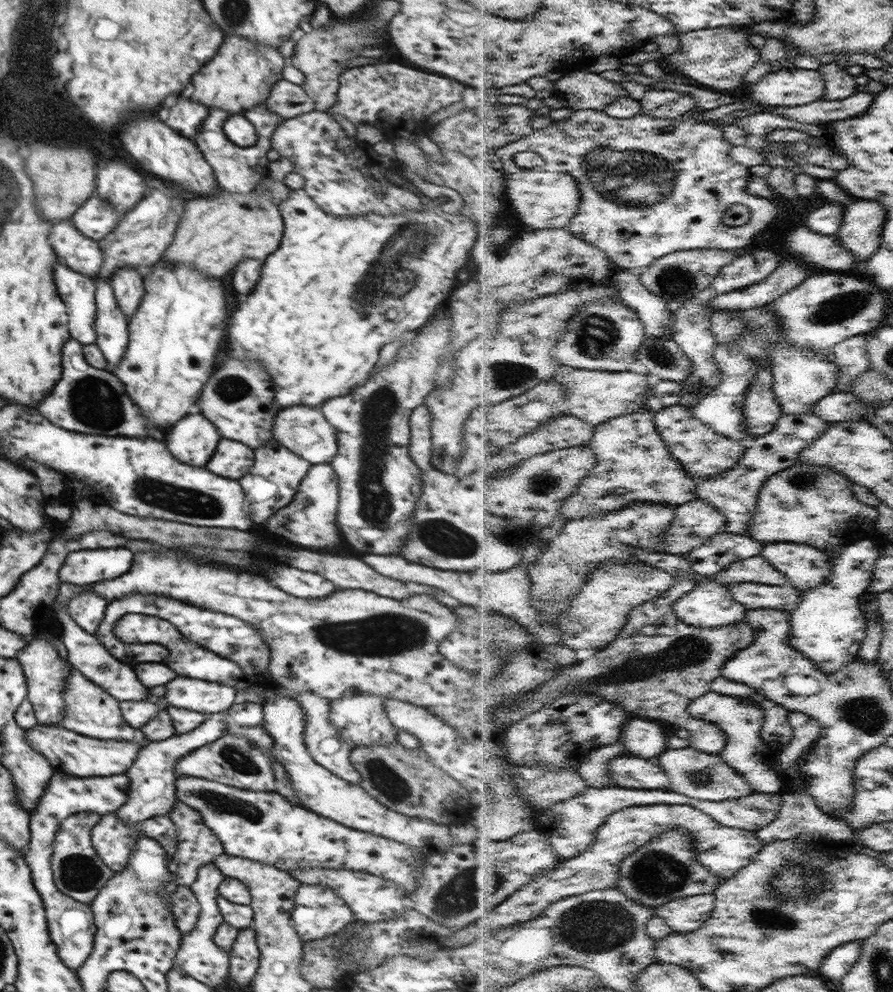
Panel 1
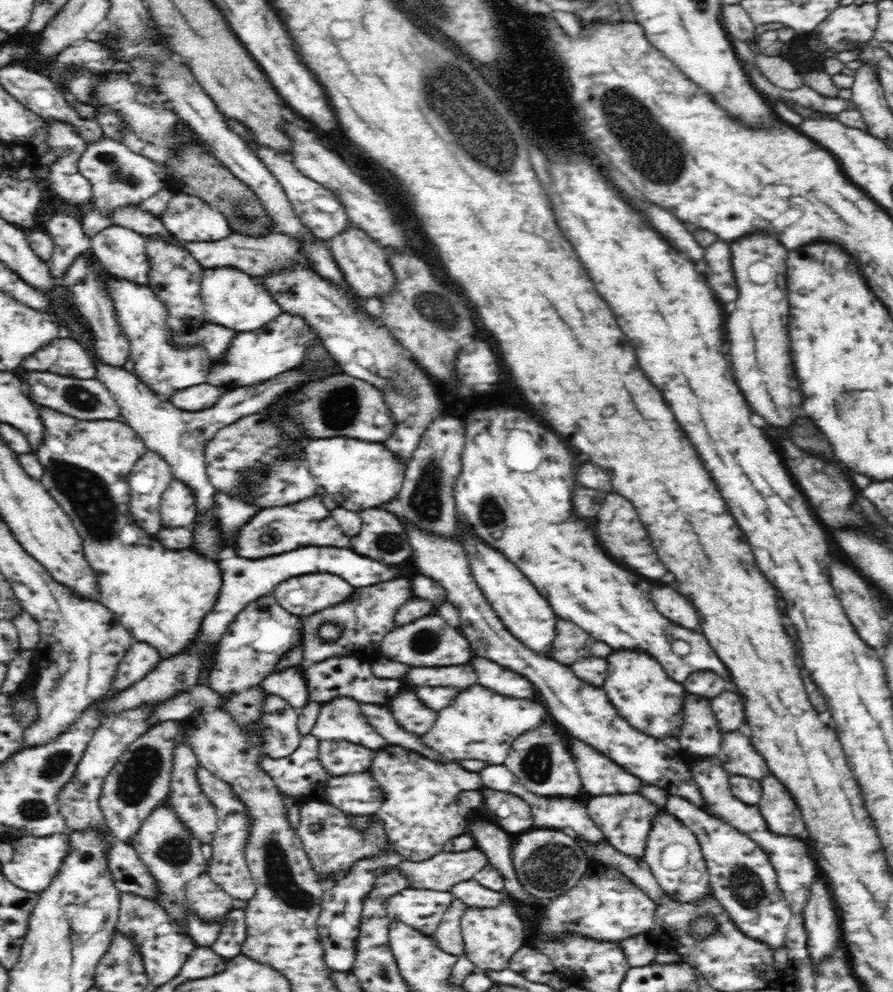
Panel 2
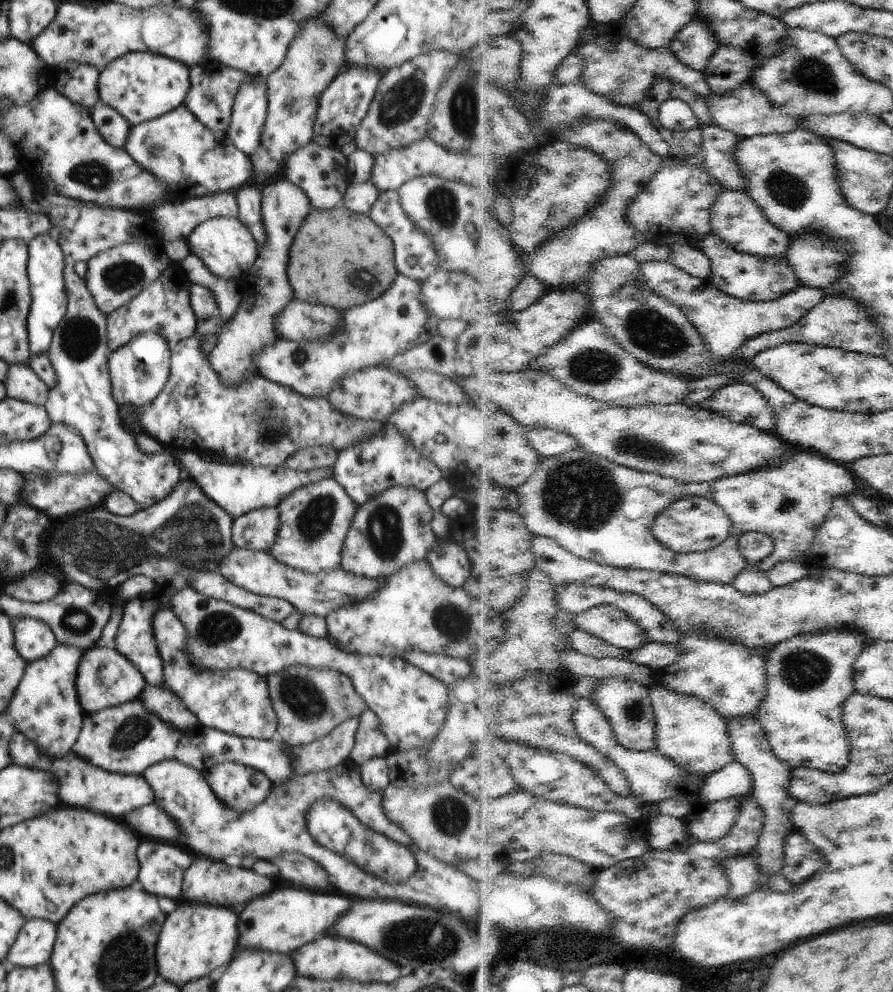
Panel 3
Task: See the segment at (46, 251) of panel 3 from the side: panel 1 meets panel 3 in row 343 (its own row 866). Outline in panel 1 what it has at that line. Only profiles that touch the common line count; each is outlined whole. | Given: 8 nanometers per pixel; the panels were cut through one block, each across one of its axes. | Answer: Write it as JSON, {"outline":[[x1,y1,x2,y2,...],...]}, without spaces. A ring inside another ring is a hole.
{"outline":[[58,771,50,777,42,799,38,801,36,809,32,809,29,814,31,835,23,858,30,868,33,884,42,898,49,935,56,945,58,956,68,968,75,971,91,955,96,925,89,905,77,902,56,888,51,866,56,832,68,816,78,812,106,815,117,811,120,805,128,799,128,791,130,791,130,778,125,773,112,776,76,777]]}

